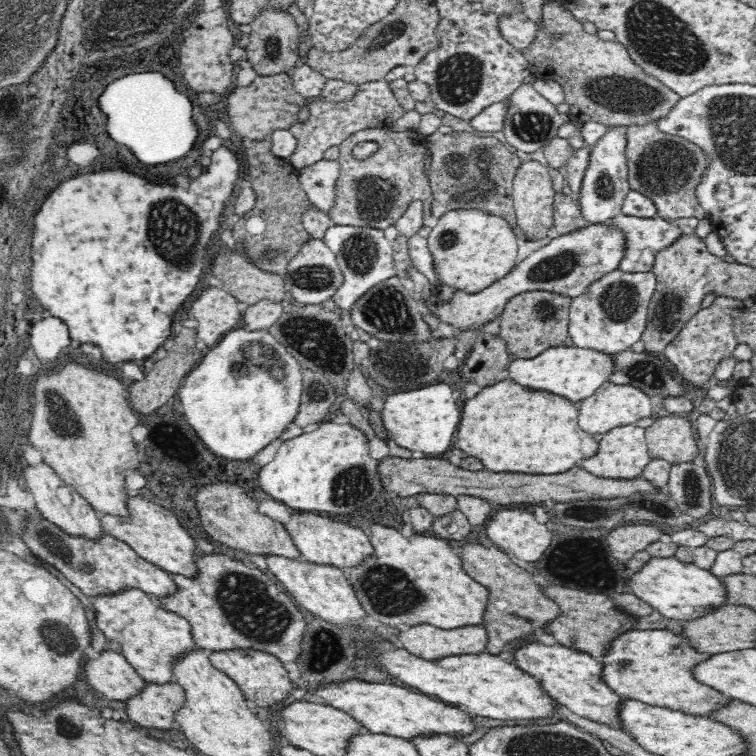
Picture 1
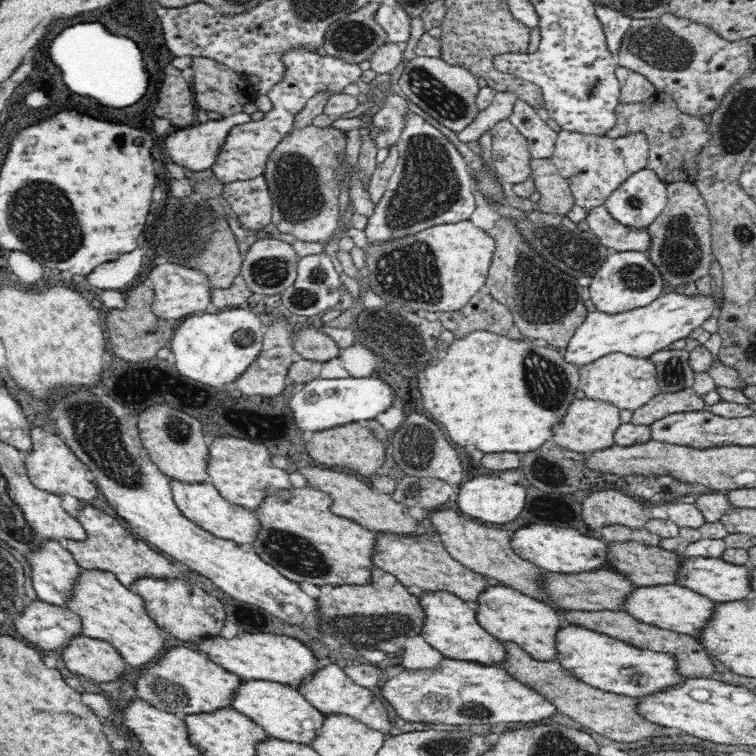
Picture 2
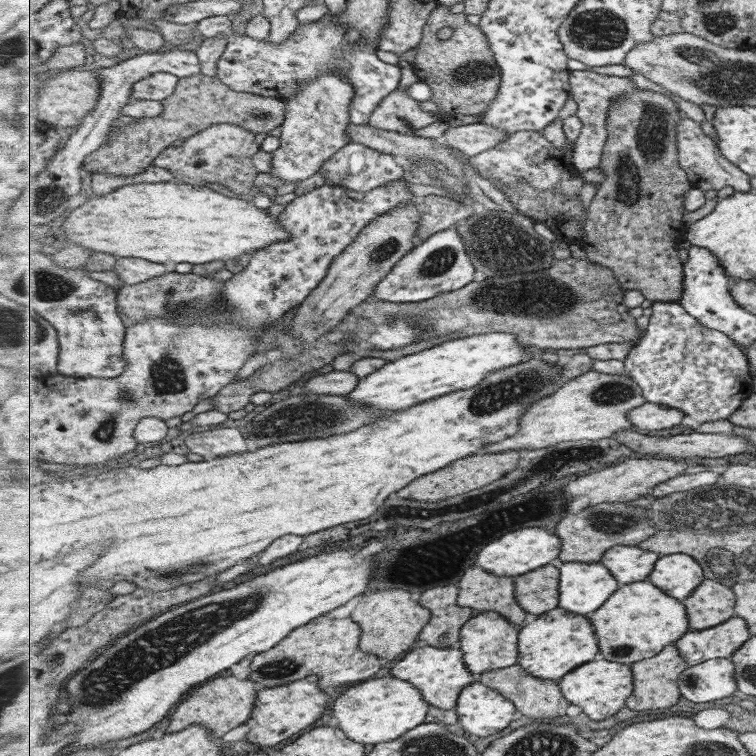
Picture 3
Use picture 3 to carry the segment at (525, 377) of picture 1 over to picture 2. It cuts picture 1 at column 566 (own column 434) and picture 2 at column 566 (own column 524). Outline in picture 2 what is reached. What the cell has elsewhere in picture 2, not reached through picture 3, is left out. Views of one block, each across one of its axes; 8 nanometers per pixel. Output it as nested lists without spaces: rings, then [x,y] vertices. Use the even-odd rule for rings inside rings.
[[[670,292],[654,299],[650,304],[620,312],[619,315],[605,315],[603,312],[588,312],[584,322],[572,333],[564,361],[576,367],[586,367],[596,360],[613,353],[621,353],[633,358],[649,359],[652,354],[664,350],[675,340],[687,338],[688,334],[710,318],[717,316],[718,304],[712,295],[695,296]]]

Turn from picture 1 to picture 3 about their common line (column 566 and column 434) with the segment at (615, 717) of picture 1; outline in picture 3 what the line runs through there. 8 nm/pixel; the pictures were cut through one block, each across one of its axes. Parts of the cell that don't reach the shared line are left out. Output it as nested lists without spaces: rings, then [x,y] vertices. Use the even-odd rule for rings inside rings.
[[[435,646],[414,647],[408,654],[395,664],[390,671],[393,677],[402,677],[409,680],[418,688],[427,703],[431,707],[451,710],[458,704],[458,699],[464,692],[466,686],[479,681],[479,675],[475,675],[466,667],[465,652],[459,648],[437,648]]]

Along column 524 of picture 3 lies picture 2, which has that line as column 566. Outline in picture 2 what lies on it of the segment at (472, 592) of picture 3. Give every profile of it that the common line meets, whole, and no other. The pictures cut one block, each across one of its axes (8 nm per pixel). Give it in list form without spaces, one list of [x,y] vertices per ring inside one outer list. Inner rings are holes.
[[[448,508],[432,510],[430,520],[441,538],[441,542],[446,545],[448,552],[454,560],[477,574],[500,581],[506,587],[511,587],[531,598],[542,601],[543,604],[551,606],[562,618],[565,625],[598,632],[644,650],[650,649],[654,652],[672,653],[679,660],[680,672],[688,675],[688,678],[708,676],[708,674],[714,672],[714,663],[712,663],[712,659],[704,645],[692,636],[663,630],[652,624],[646,624],[643,621],[637,620],[628,611],[583,611],[558,607],[558,604],[553,600],[548,590],[550,573],[540,569],[537,564],[532,563],[530,560],[524,560],[516,553],[514,544],[512,544],[514,533],[499,529],[498,527],[482,525],[474,519],[466,519],[463,514],[460,515]]]

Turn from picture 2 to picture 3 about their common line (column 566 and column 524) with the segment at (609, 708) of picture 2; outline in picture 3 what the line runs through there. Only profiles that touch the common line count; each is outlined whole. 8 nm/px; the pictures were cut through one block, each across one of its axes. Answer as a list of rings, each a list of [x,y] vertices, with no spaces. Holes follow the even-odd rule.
[[[519,664],[497,670],[488,670],[479,676],[479,681],[490,685],[491,688],[498,689],[499,693],[515,702],[519,715],[524,714],[534,720],[535,718],[541,720],[543,716],[547,716],[547,719],[551,719],[551,716],[553,718],[565,716],[567,708],[571,706],[571,702],[563,695],[562,687],[558,680],[533,676]]]

